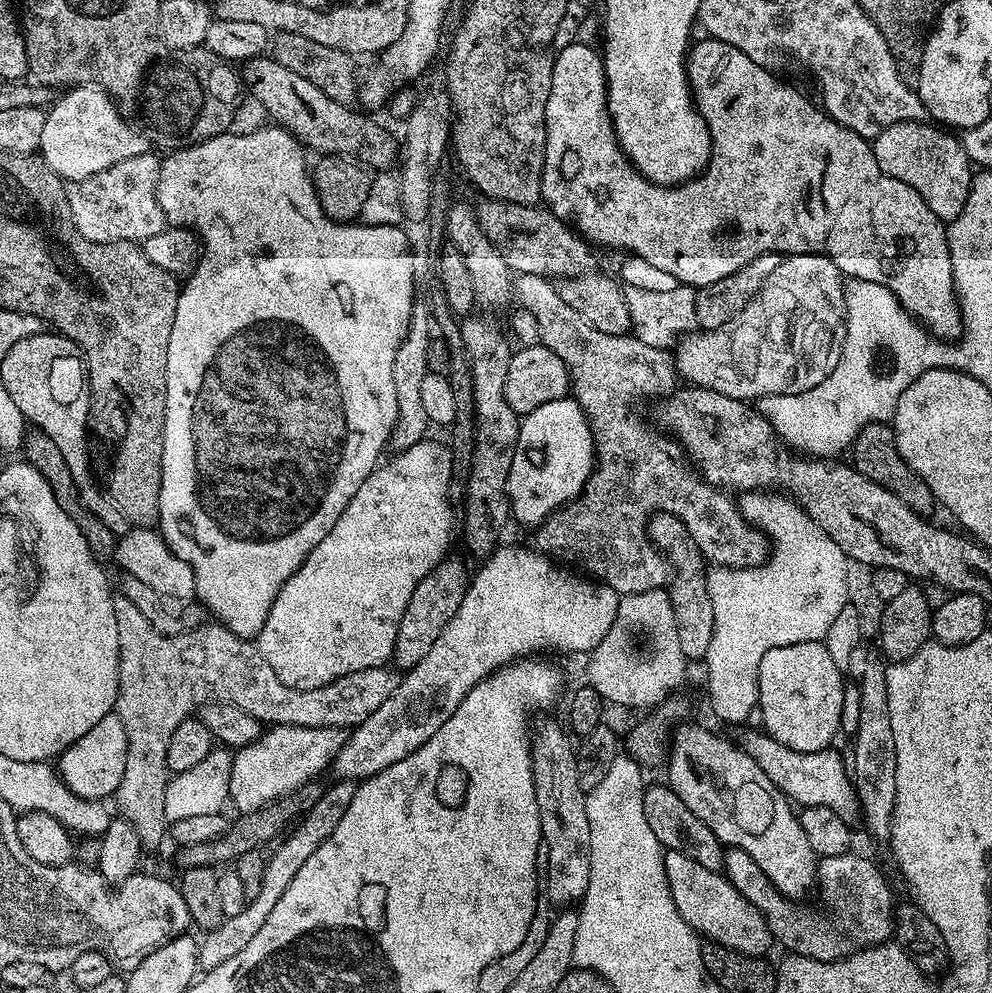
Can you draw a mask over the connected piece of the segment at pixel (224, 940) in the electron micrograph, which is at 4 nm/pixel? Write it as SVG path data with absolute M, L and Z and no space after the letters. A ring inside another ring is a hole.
M336 780L332 782L332 785L329 783L325 787L322 798L318 798L318 802L314 802L313 808L300 819L300 823L295 825L271 849L272 856L270 852L267 857L268 865L262 874L262 890L258 890L258 898L248 901L242 914L227 917L222 922L222 926L203 933L202 939L199 941L199 967L201 969L207 970L222 966L222 962L234 958L234 954L238 954L238 950L244 949L254 939L254 934L258 934L258 930L262 930L266 918L270 918L270 910L274 910L274 906L278 906L278 898L282 898L282 894L286 894L286 890L290 887L290 882L294 882L298 870L302 870L302 865L313 856L314 850L318 850L318 846L322 846L322 842L326 842L326 838L330 838L330 834L334 834L334 829L338 826L338 822L342 822L342 817L346 815L346 809L350 807L350 801L354 798L355 793L356 784L350 780Z

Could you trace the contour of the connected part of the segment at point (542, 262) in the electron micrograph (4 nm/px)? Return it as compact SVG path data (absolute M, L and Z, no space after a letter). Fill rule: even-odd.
M487 198L481 201L481 204L475 205L478 222L490 242L494 242L496 249L504 255L504 261L513 273L556 278L561 274L585 276L587 272L593 271L593 249L589 241L573 231L565 221L559 220L554 213L549 212L547 207L508 204L504 200Z

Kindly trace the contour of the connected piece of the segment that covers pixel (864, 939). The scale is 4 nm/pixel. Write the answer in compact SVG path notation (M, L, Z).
M728 848L725 851L722 872L766 918L775 943L797 956L809 956L822 962L842 960L864 948L875 948L893 935L894 898L884 887L883 871L867 855L849 852L819 859L816 884L818 892L820 888L820 912L807 912L800 908L804 906L782 895L774 882L762 874L762 866L742 850Z

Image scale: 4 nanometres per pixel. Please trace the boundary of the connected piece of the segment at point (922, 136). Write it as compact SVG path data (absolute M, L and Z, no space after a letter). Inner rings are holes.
M911 120L882 130L882 134L871 141L872 153L881 170L890 178L898 178L898 182L906 182L906 186L918 190L922 202L945 222L958 218L962 212L974 175L972 159L966 154L963 143L951 134L933 123Z

